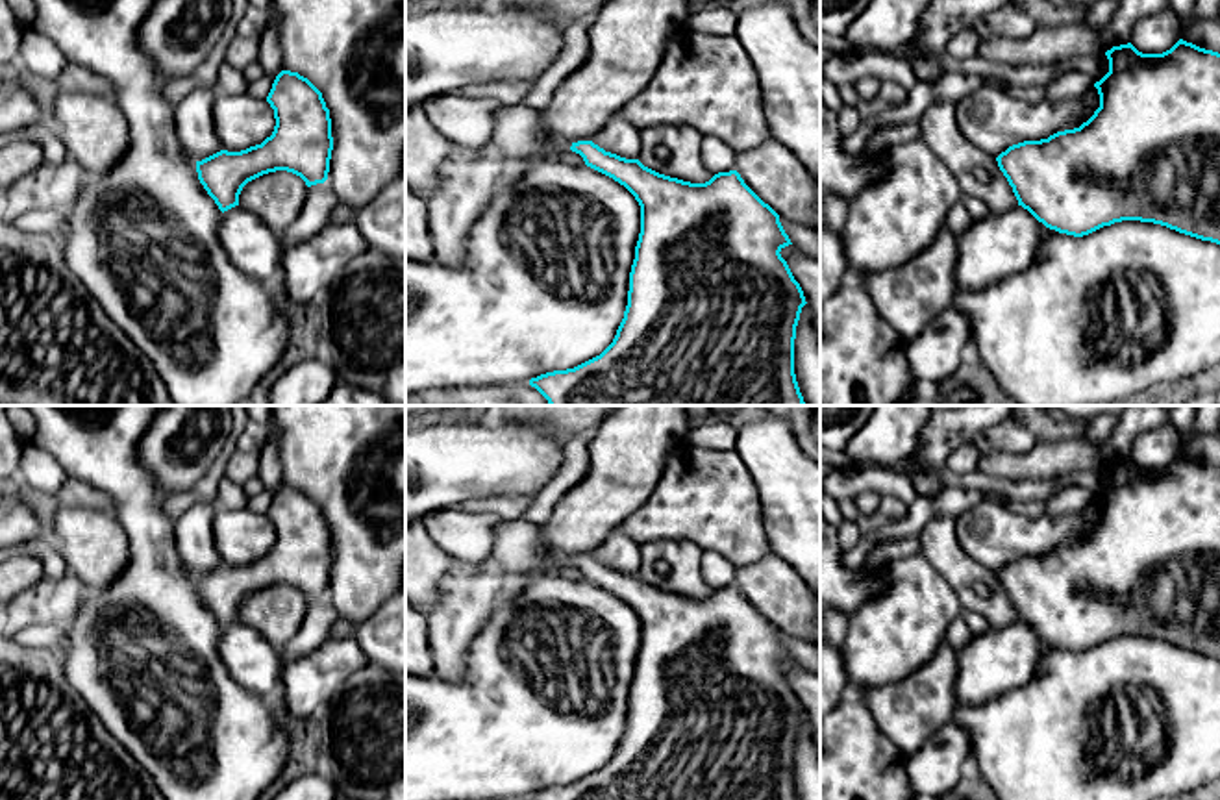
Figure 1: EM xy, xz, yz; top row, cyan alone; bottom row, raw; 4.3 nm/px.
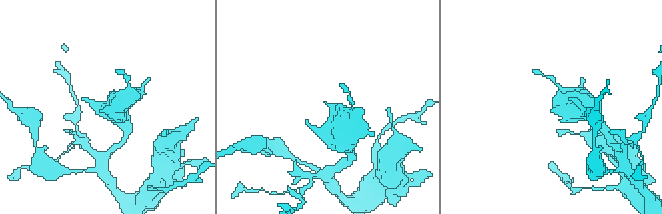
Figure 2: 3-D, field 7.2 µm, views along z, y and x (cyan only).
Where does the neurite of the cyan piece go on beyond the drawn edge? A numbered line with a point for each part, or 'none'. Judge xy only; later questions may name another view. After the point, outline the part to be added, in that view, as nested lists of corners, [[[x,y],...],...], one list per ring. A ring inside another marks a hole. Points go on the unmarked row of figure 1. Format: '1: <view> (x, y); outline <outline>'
1: xy (278, 612); outline [[[276,585],[248,596],[239,609],[239,620],[281,650],[300,630],[305,611],[307,600],[300,591]]]

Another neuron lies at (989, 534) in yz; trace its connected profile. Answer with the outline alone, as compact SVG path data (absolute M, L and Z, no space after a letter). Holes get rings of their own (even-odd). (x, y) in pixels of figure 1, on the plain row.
M979 502L955 519L961 550L976 563L998 572L1009 561L1040 556L1079 543L1100 522L1092 502L1068 515L1027 519L994 502Z

